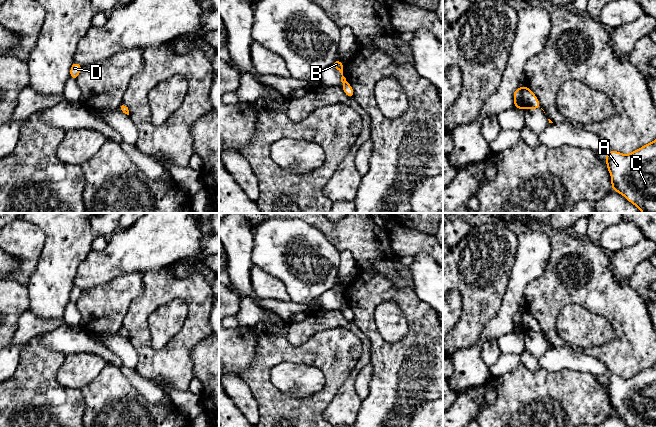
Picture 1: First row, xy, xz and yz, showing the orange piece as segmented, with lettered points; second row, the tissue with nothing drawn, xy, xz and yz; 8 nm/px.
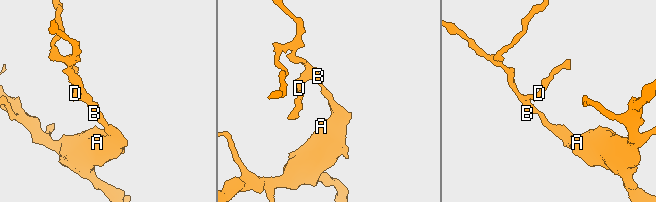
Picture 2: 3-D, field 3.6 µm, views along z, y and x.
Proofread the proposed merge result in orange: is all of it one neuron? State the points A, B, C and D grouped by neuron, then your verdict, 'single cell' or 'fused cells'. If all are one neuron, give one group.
A B C D | single cell

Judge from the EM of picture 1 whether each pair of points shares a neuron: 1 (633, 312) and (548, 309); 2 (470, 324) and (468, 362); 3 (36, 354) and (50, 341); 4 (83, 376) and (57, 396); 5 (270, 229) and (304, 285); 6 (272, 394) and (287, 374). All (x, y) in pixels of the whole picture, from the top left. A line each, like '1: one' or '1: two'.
1: one
2: two
3: two
4: two
5: one
6: two

